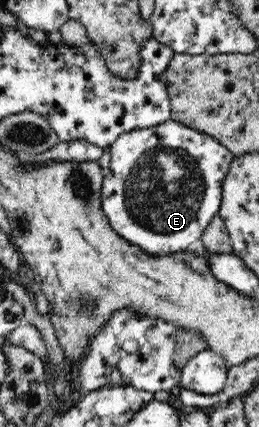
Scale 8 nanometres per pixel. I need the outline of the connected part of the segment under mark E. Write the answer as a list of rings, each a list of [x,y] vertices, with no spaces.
[[[174,119],[167,120],[152,128],[141,128],[121,134],[112,144],[106,148],[111,154],[111,161],[108,170],[105,172],[102,181],[102,203],[103,213],[107,216],[112,230],[122,239],[138,247],[148,256],[170,256],[171,254],[188,251],[188,246],[196,240],[200,240],[203,230],[207,227],[210,219],[219,214],[219,208],[222,203],[222,185],[224,177],[228,172],[230,163],[235,157],[223,144],[220,144],[212,136],[205,135],[192,128],[176,122]]]

